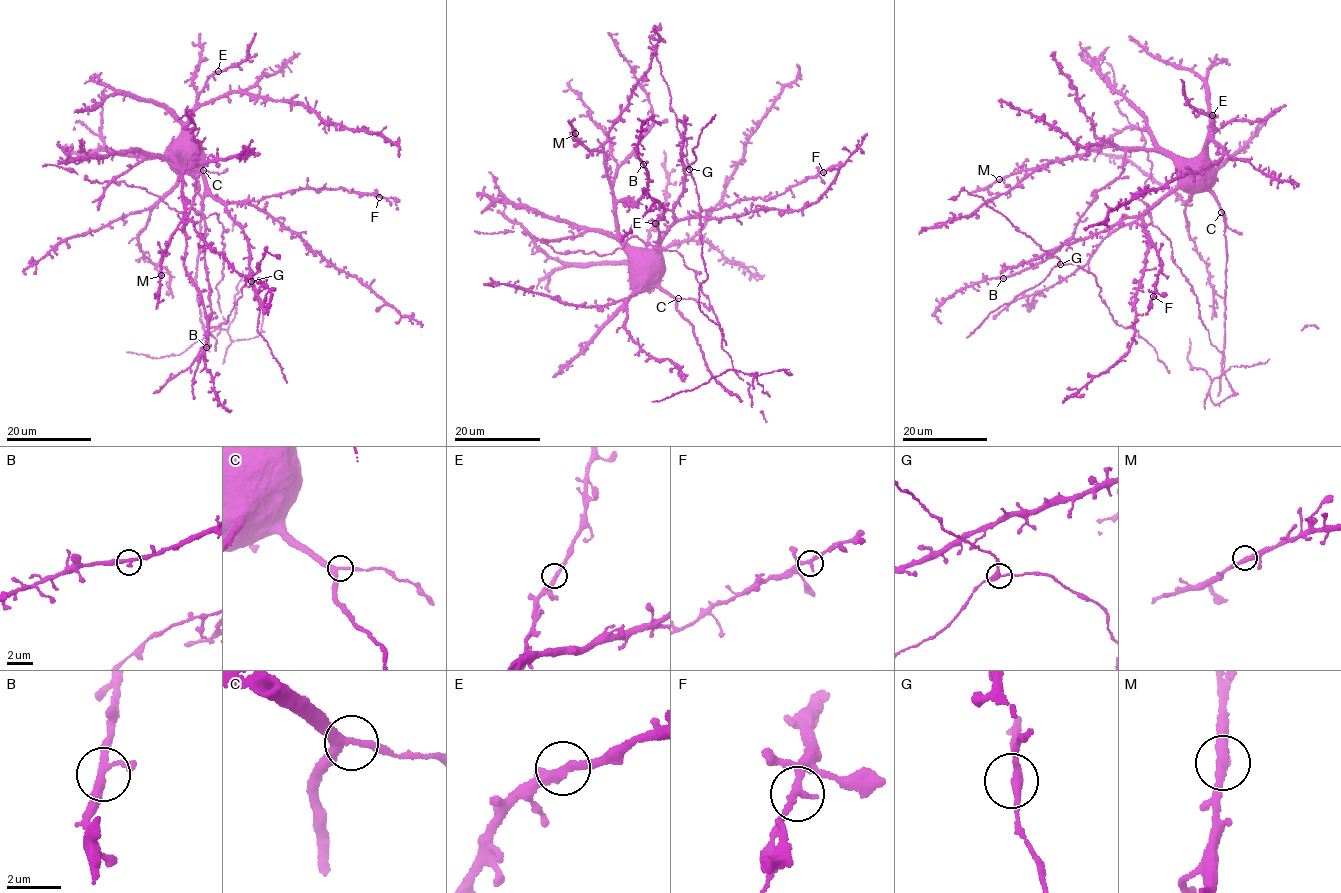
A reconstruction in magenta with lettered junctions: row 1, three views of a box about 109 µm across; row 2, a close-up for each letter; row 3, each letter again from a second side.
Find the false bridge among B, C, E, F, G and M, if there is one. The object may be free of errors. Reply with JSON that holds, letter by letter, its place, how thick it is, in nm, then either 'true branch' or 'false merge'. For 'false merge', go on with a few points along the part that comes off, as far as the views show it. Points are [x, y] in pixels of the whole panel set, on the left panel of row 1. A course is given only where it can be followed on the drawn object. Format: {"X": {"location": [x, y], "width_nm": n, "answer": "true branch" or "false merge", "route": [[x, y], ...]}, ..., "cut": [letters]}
{"B": {"location": [206, 347], "width_nm": 240, "answer": "true branch"}, "C": {"location": [203, 170], "width_nm": 280, "answer": "true branch"}, "E": {"location": [218, 71], "width_nm": 240, "answer": "true branch"}, "F": {"location": [379, 197], "width_nm": 240, "answer": "true branch"}, "G": {"location": [251, 281], "width_nm": 240, "answer": "true branch"}, "M": {"location": [161, 275], "width_nm": 280, "answer": "true branch"}, "cut": []}

